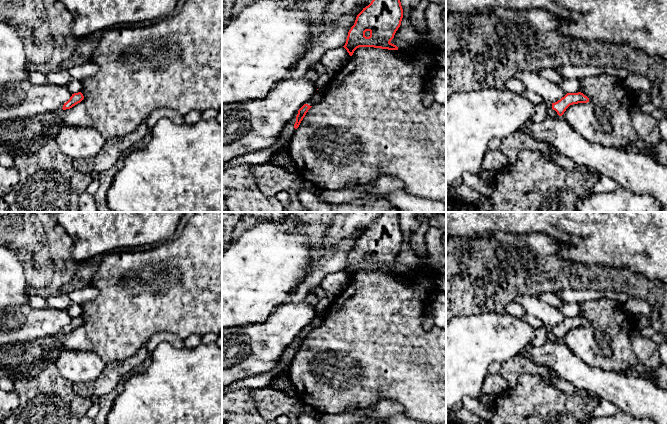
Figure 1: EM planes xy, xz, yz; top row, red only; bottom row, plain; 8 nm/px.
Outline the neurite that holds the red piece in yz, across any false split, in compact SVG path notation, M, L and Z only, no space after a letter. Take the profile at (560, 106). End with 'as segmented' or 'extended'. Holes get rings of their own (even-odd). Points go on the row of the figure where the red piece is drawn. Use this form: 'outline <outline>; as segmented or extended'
outline M581 92L567 93L560 100L552 103L552 109L555 110L559 116L562 116L570 105L587 102L589 102L589 98Z; as segmented

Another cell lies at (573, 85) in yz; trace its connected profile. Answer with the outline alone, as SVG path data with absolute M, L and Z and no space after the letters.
M577 78L568 79L559 84L567 93L581 92L581 83Z

